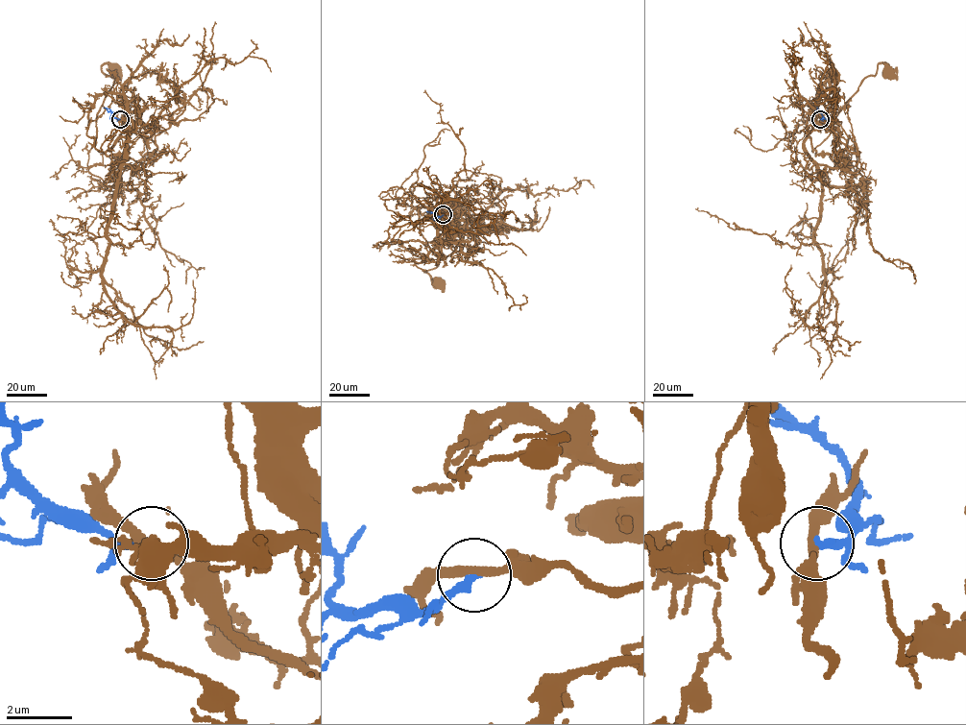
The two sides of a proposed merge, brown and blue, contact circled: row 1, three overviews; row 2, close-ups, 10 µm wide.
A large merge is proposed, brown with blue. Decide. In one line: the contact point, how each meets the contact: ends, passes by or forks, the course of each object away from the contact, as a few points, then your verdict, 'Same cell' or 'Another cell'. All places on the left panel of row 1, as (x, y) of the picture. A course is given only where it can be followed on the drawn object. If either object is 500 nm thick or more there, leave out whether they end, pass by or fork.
Place: (120, 119). At the ring brown passes by. At the ring blue ends. Course of brown: (120, 119), (133, 127), (108, 150), (98, 151), (97, 113), (114, 81), (101, 66), (111, 63), (116, 70). Course of blue: (120, 119), (115, 118), (109, 108), (103, 108). Another cell

